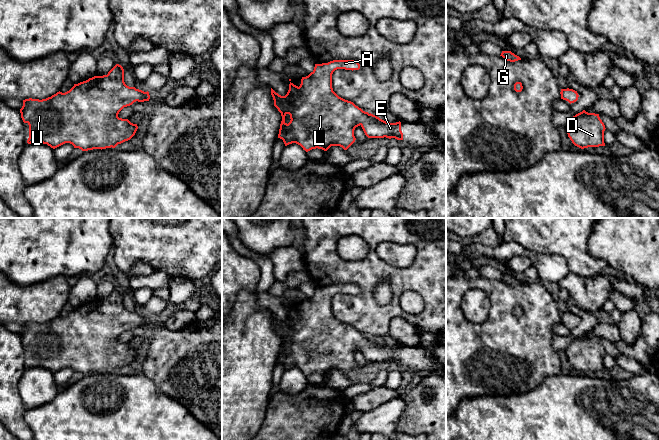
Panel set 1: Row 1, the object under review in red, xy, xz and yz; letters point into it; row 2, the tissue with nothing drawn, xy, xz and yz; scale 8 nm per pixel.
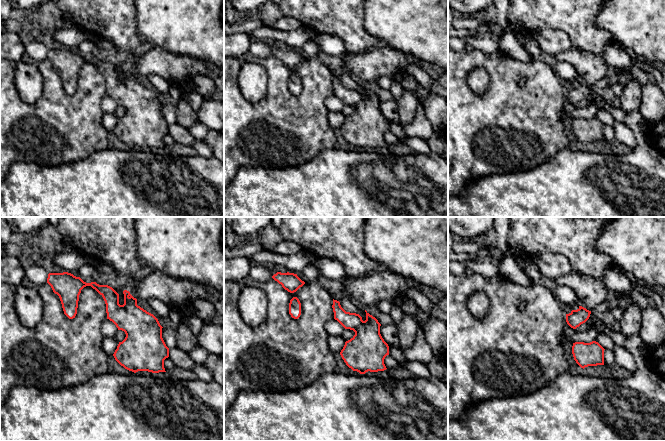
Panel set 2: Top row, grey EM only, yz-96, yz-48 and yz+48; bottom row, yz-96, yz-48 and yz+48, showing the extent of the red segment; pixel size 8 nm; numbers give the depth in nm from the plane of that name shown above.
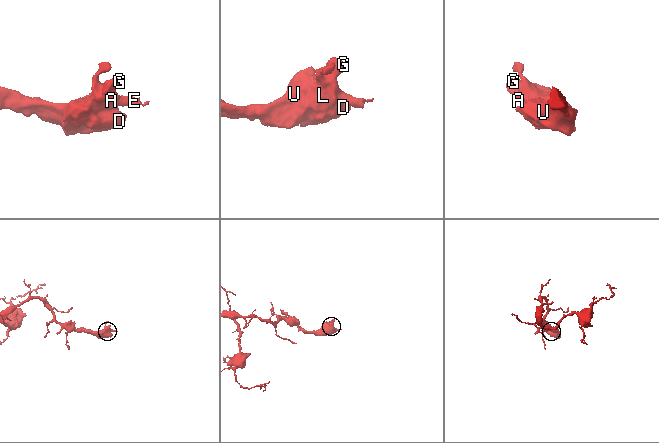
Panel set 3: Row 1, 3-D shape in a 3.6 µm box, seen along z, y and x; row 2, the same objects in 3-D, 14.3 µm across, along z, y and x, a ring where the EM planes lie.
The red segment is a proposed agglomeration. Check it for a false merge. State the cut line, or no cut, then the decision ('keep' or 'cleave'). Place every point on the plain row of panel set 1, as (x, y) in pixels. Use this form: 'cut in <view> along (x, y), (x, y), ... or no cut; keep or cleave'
no cut; keep

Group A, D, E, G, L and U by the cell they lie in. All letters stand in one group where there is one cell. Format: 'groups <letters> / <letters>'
groups A D E G L U

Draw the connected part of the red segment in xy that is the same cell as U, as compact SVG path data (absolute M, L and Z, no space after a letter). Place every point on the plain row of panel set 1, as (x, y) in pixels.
M116 288L107 299L94 300L74 308L67 316L57 316L46 323L25 323L20 333L21 342L29 349L28 368L43 367L55 373L65 367L82 375L115 372L130 364L137 348L118 341L119 336L134 326L149 325L149 316L129 311L124 306L124 293Z

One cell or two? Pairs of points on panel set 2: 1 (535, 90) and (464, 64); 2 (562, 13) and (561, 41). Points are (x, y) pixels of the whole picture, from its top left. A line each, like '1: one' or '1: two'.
1: one
2: two

